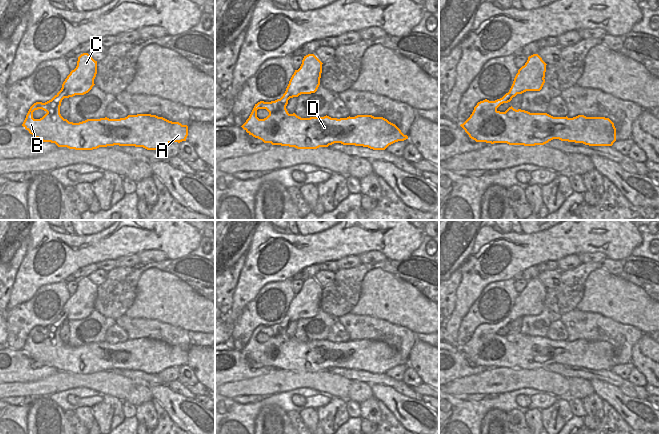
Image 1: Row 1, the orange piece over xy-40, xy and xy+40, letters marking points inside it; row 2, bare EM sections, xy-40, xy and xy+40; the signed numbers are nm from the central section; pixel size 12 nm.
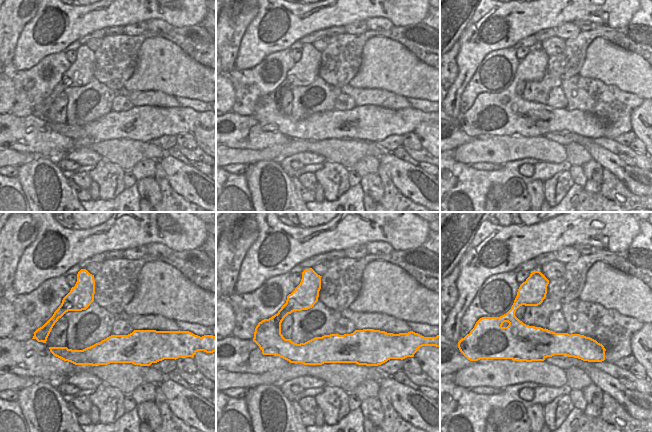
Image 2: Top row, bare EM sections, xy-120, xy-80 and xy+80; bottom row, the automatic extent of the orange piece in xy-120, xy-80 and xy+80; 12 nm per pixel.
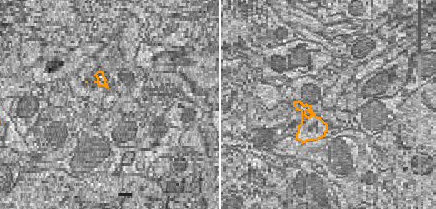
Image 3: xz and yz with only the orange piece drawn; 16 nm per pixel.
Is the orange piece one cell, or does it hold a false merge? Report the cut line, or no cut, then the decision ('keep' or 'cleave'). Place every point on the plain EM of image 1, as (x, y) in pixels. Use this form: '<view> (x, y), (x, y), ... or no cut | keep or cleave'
no cut | keep

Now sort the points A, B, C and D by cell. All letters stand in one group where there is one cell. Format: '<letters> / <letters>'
A B C D

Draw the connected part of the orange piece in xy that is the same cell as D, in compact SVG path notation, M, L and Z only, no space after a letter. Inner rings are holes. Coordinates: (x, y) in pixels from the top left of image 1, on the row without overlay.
M314 278L304 280L283 320L275 325L260 325L255 328L249 342L241 351L264 367L297 373L317 373L341 367L385 374L395 366L408 363L395 348L383 341L357 339L337 343L326 339L301 342L295 337L289 338L286 330L290 322L317 315L322 288ZM258 333L266 333L269 339L259 343Z

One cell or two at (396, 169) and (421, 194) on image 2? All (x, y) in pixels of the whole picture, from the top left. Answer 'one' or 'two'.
one

